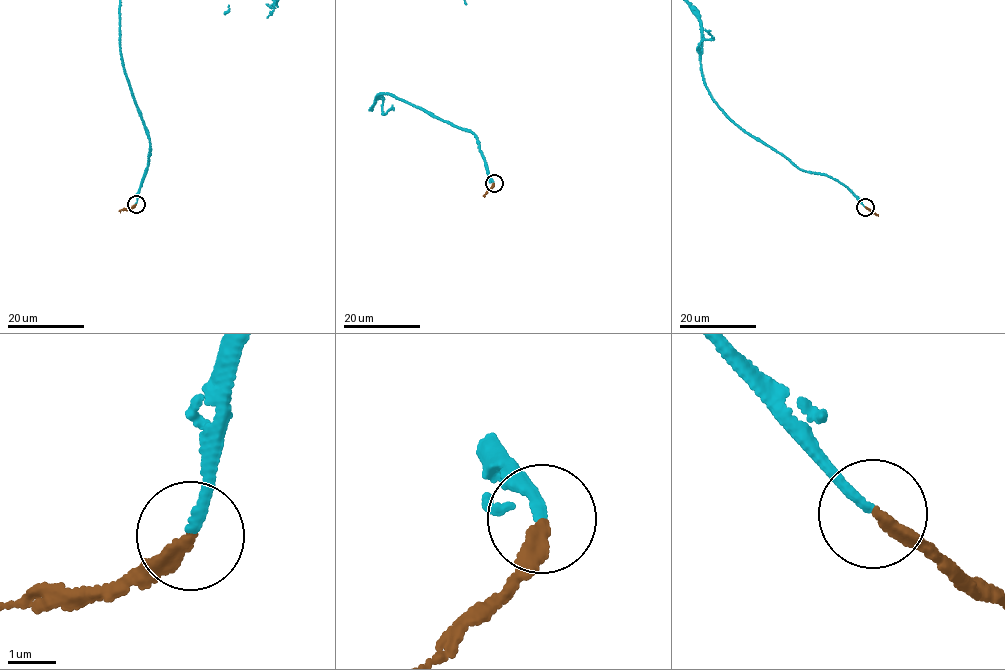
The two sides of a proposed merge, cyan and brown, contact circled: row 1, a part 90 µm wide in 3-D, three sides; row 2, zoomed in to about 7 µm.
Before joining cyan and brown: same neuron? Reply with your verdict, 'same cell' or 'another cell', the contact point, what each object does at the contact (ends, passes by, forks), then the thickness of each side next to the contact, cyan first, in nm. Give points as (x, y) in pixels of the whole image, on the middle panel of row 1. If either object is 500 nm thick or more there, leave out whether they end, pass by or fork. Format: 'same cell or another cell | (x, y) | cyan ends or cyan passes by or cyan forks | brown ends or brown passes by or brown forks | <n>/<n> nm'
same cell | (494, 183) | cyan ends | brown ends | 180/200 nm

